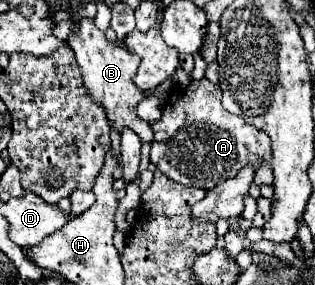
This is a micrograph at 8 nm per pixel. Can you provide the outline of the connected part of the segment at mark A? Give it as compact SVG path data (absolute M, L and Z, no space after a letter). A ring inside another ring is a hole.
M206 78L192 80L188 86L172 86L164 104L162 118L150 122L150 126L154 130L150 162L156 164L162 174L184 186L212 190L212 186L218 186L220 182L236 176L244 164L272 164L272 142L268 136L262 130L256 130L252 124L246 124L240 116L226 112L222 108L222 90Z

